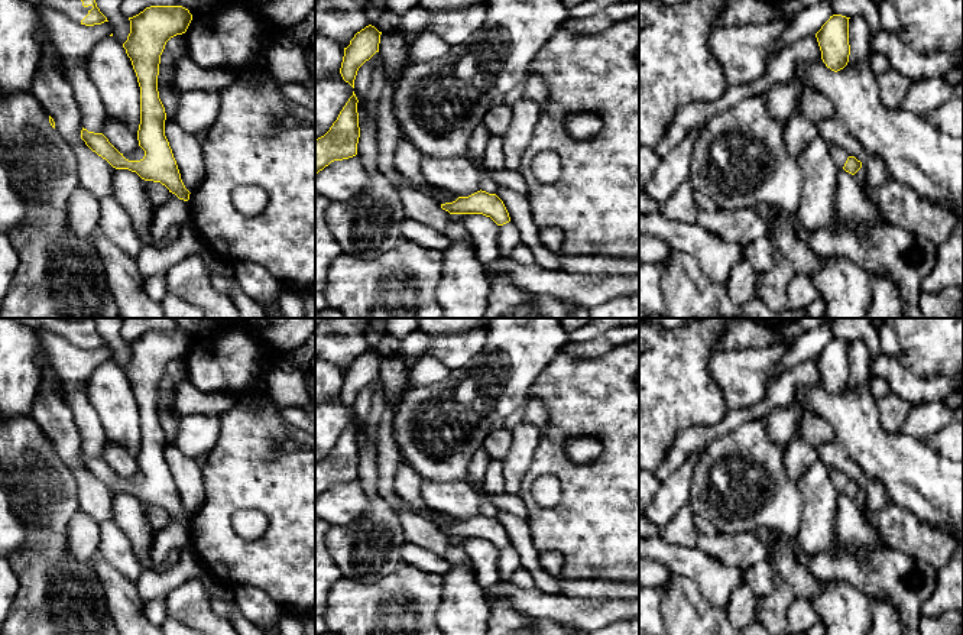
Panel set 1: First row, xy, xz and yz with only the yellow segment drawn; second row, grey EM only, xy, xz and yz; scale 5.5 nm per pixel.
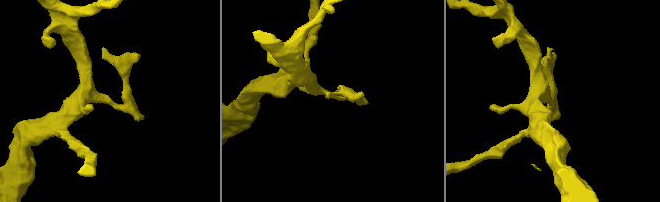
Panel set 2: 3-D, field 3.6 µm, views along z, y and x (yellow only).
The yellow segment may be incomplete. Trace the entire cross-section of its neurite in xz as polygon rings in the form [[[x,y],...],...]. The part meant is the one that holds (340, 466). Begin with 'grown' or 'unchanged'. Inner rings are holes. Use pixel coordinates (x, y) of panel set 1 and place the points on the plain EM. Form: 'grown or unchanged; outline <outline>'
unchanged; outline [[[353,415],[330,454],[315,463],[315,499],[334,485],[357,479],[360,461],[357,427],[359,424]]]

